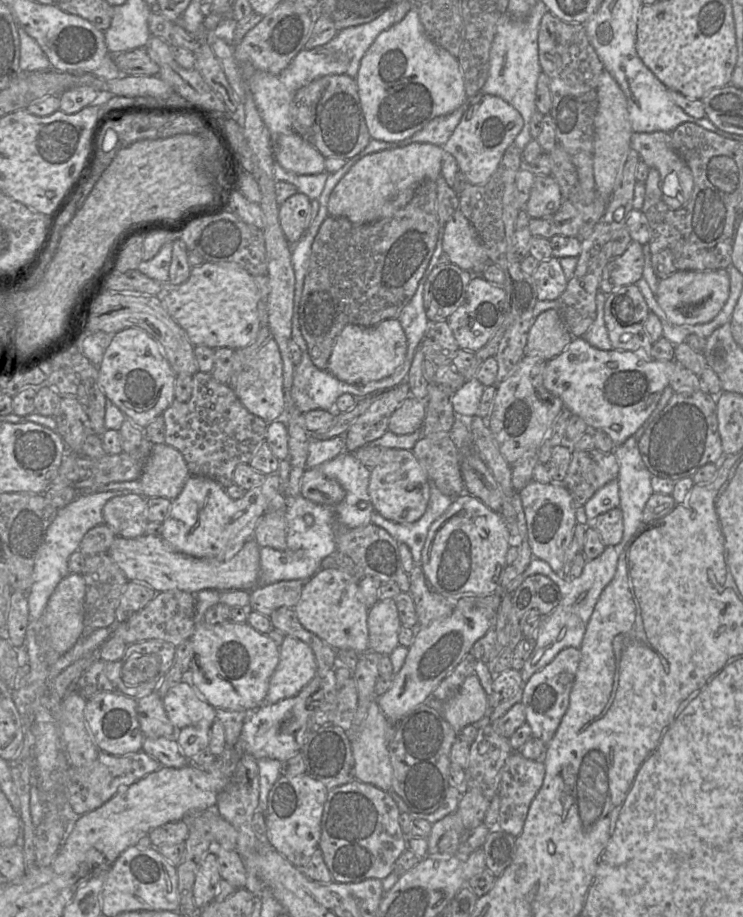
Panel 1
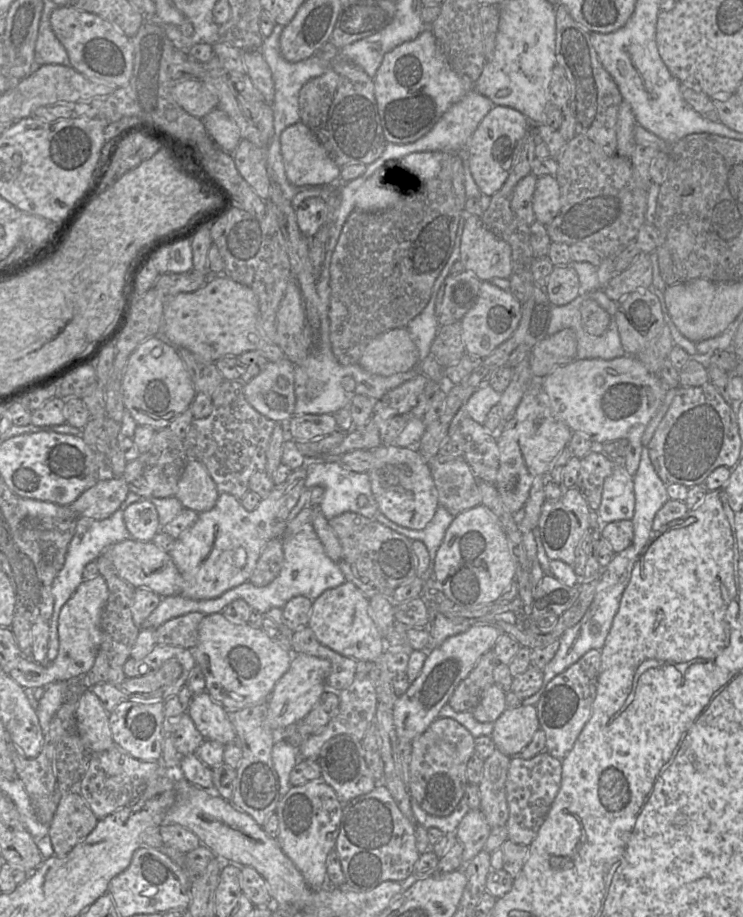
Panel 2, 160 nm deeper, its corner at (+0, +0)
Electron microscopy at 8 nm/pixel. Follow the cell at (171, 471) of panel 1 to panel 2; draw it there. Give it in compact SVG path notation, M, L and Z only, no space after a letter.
M189 458L174 497L184 508L201 513L212 509L218 496L217 486L204 464Z

